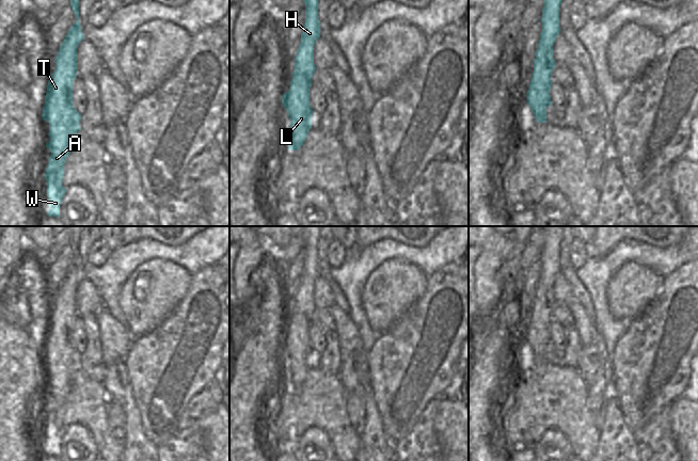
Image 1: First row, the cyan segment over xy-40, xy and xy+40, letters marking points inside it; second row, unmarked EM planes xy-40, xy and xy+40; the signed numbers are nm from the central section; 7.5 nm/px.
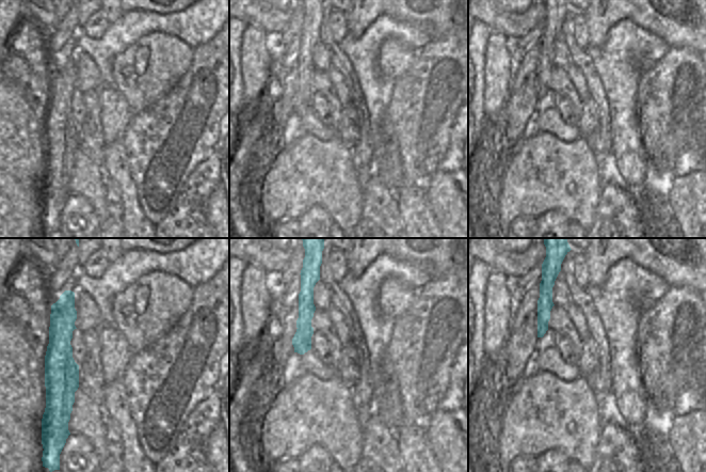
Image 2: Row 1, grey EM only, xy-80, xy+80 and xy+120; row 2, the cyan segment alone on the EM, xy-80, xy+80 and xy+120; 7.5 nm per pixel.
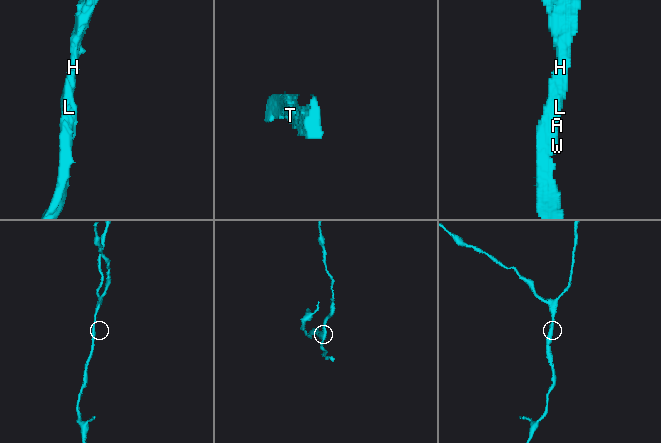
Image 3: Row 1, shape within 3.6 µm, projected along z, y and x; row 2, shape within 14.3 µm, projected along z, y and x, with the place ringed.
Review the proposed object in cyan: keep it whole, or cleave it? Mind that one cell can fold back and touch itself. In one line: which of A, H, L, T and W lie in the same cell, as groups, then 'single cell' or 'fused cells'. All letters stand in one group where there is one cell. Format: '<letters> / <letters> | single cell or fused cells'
A H L T W | single cell

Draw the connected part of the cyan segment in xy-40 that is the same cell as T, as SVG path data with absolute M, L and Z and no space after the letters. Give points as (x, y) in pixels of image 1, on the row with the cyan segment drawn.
M70 0L77 21L68 30L55 58L55 70L49 76L43 121L49 123L50 141L46 147L51 156L45 171L47 196L50 209L48 217L60 218L60 205L66 192L62 186L64 164L70 154L75 134L81 131L81 114L73 105L73 82L77 77L77 47L84 39L79 23L79 0Z

